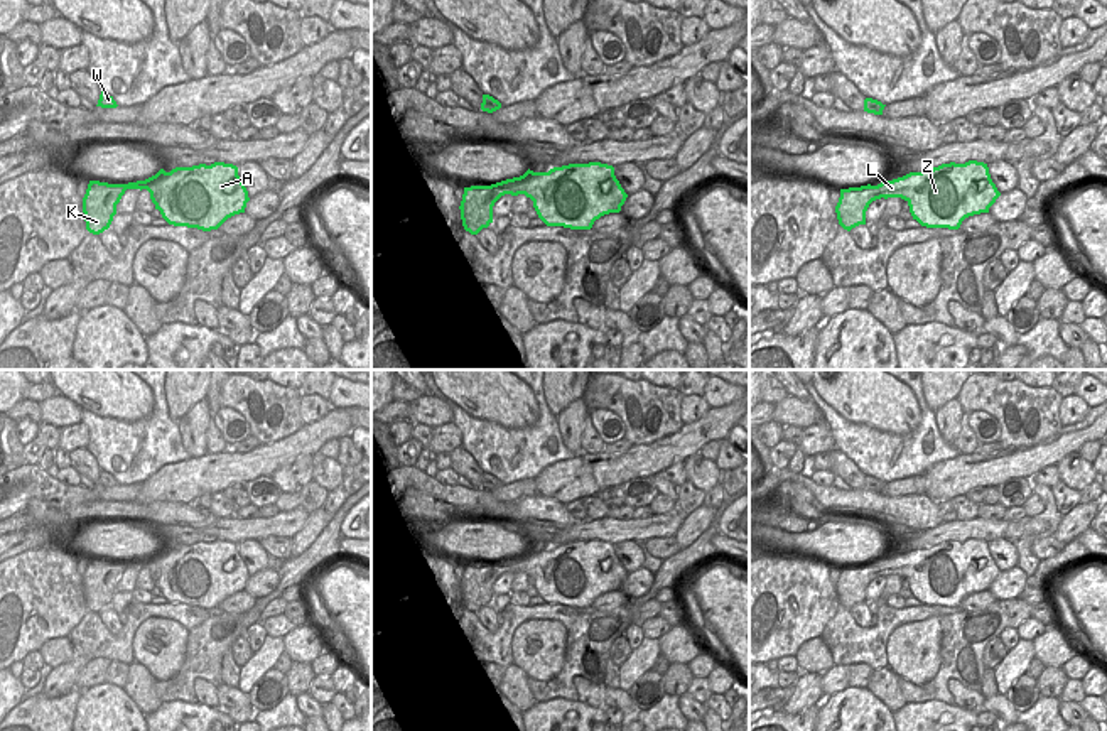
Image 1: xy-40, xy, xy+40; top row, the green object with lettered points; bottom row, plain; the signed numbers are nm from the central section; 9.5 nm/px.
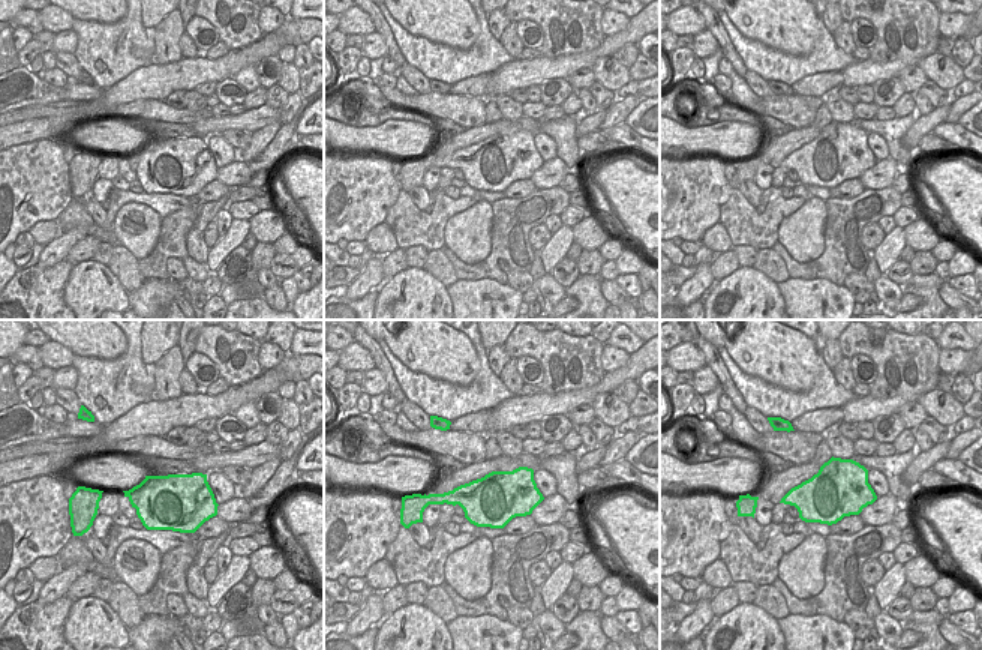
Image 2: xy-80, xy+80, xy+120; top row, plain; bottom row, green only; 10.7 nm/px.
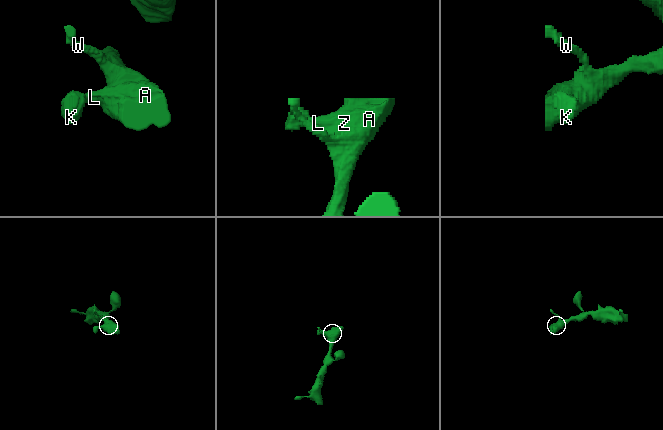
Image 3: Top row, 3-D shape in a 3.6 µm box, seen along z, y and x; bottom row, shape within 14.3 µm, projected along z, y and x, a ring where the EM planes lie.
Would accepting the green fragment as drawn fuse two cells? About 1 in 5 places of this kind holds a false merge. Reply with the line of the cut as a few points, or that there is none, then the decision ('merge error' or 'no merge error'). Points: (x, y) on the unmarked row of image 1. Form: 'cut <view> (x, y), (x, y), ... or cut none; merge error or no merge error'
cut none; no merge error

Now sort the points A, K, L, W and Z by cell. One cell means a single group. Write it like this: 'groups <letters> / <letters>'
groups A K L W Z

